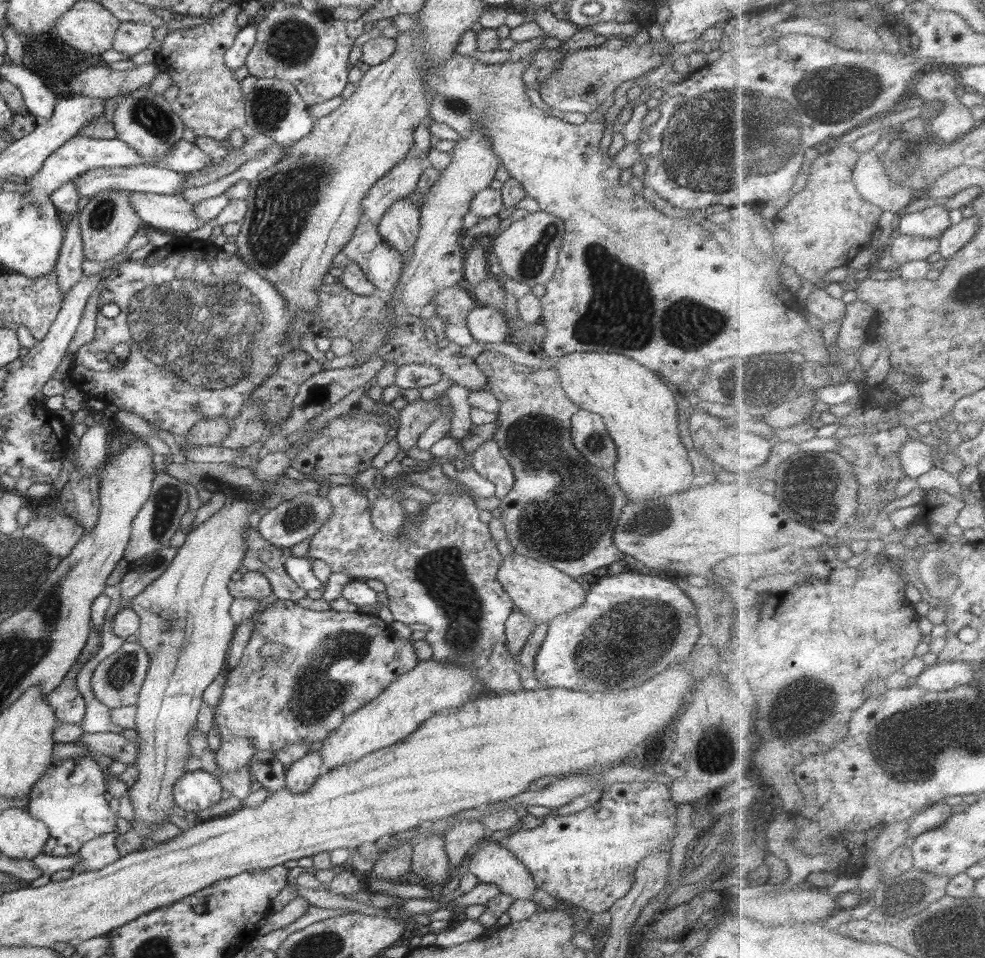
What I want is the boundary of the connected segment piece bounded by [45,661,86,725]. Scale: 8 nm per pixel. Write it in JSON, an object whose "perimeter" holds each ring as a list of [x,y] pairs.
{"perimeter":[[[78,661],[66,678],[45,697],[60,725],[80,724],[86,712],[85,698],[78,692],[76,677],[86,662]]]}

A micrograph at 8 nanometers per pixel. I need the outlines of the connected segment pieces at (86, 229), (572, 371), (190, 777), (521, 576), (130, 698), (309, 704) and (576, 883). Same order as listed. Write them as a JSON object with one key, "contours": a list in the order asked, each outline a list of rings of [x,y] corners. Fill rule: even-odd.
{"contours":[[[[103,190],[90,198],[89,203],[80,211],[80,236],[84,248],[83,255],[94,262],[106,262],[116,258],[128,248],[130,239],[138,233],[142,226],[140,217],[131,207],[129,201],[129,190]]],[[[573,352],[555,359],[555,369],[566,396],[580,409],[603,418],[610,438],[617,446],[616,464],[612,472],[624,494],[634,502],[658,500],[680,494],[690,488],[694,469],[688,449],[678,436],[678,405],[669,385],[661,375],[623,354],[607,352]]],[[[194,771],[176,781],[173,797],[176,804],[186,812],[198,812],[214,806],[222,799],[222,790],[222,785],[212,774]]],[[[515,553],[504,557],[504,561],[498,569],[497,580],[510,595],[516,606],[515,610],[522,611],[528,618],[532,618],[535,624],[550,623],[556,616],[572,612],[584,604],[587,595],[587,591],[574,578],[564,572],[553,568],[550,564],[545,564],[543,561]]],[[[125,641],[122,647],[98,663],[91,678],[91,689],[95,697],[109,708],[132,706],[138,702],[151,660],[149,654],[140,644]]],[[[278,599],[260,613],[240,664],[228,671],[213,724],[218,726],[222,741],[247,736],[255,742],[256,752],[275,752],[288,744],[325,740],[346,715],[380,696],[393,680],[417,665],[413,645],[411,638],[398,636],[378,615],[334,609],[320,612],[302,608],[291,600]],[[272,643],[282,644],[286,650],[264,660],[260,649]],[[340,658],[356,658],[364,668],[372,670],[372,682],[368,682],[370,688],[366,694],[360,696],[354,692],[352,696],[348,690],[348,696],[340,696],[342,686],[328,680],[326,670]],[[350,698],[356,698],[356,702],[348,704],[346,700]]],[[[616,782],[604,790],[601,798],[592,806],[574,814],[552,813],[532,830],[520,829],[503,837],[499,845],[515,854],[515,857],[530,871],[537,888],[560,901],[582,906],[588,913],[598,913],[609,908],[628,894],[634,884],[634,868],[644,856],[652,854],[660,844],[672,838],[676,832],[676,803],[670,800],[670,790],[664,784],[654,782]]]]}

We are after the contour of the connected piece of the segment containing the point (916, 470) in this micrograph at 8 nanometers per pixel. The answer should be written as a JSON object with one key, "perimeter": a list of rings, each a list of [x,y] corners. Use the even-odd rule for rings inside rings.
{"perimeter":[[[911,439],[902,449],[902,460],[907,476],[918,479],[923,474],[935,469],[935,443]]]}

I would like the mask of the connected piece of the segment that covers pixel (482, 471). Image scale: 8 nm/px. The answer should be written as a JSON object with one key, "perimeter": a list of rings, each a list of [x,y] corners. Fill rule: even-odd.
{"perimeter":[[[485,440],[471,455],[473,469],[496,486],[495,493],[501,500],[512,491],[515,481],[513,468],[502,454],[498,443]]]}

